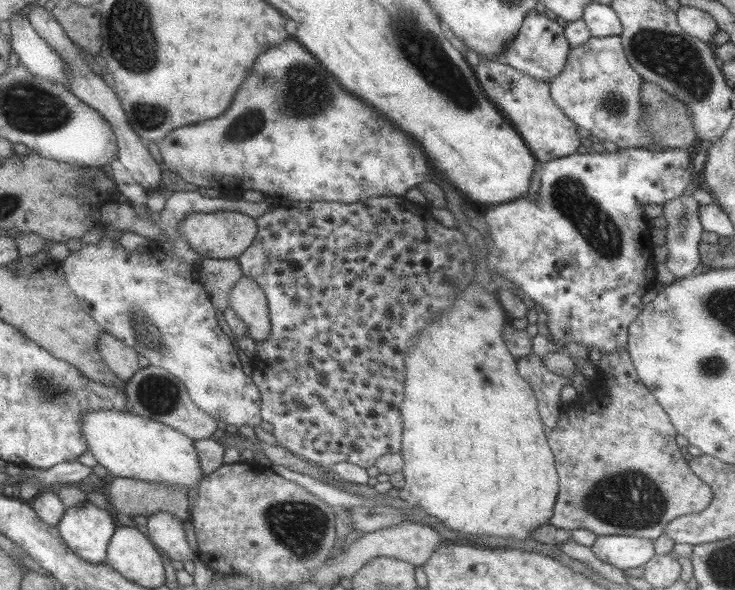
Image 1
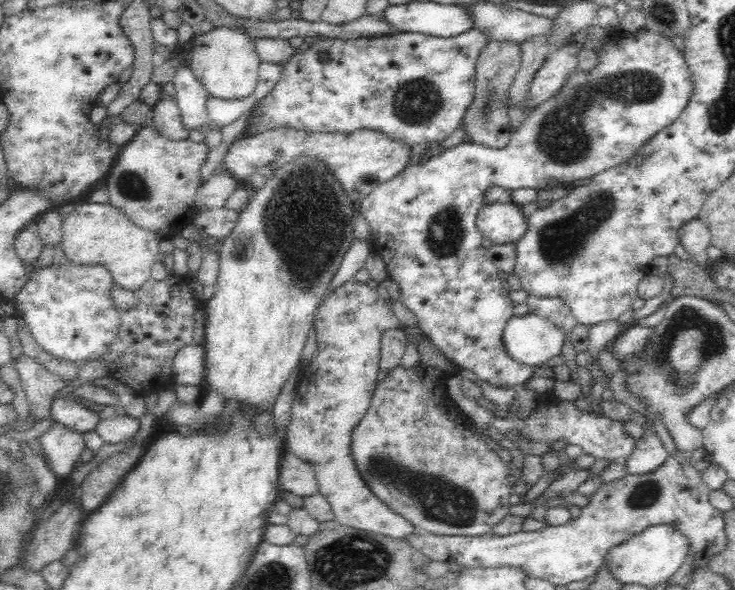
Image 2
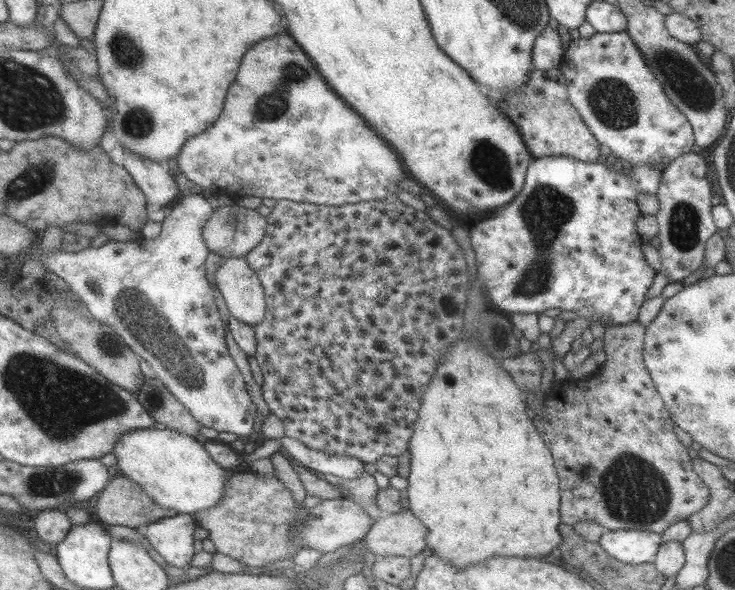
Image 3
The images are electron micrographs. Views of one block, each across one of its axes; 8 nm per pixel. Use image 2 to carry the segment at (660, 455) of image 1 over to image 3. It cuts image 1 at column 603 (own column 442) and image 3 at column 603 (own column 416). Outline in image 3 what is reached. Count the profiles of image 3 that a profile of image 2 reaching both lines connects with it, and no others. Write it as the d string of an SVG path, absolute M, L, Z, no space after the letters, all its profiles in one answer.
M639 321L611 325L605 330L606 361L600 371L586 379L561 383L545 394L543 413L531 415L546 446L551 450L559 476L561 522L574 525L592 520L606 530L644 530L662 534L669 526L702 510L710 491L693 469L688 447L676 437L675 422L644 364L646 327Z

